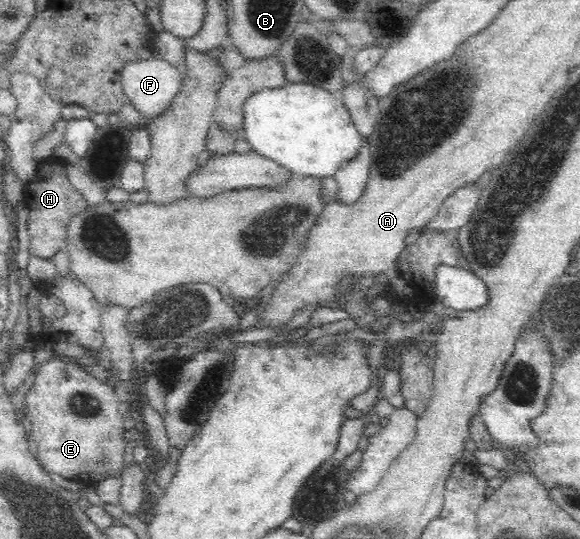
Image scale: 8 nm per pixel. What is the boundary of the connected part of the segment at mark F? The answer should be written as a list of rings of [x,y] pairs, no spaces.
[[[161,57],[129,63],[122,75],[123,86],[130,102],[149,118],[165,113],[165,110],[171,106],[173,100],[181,92],[185,80],[175,64]]]

